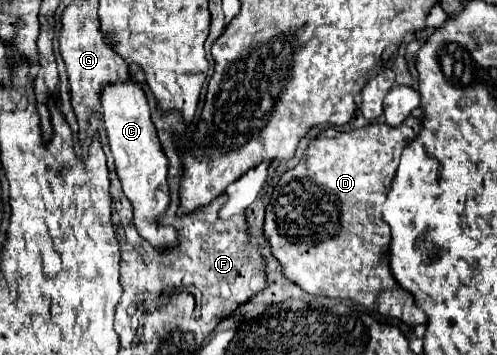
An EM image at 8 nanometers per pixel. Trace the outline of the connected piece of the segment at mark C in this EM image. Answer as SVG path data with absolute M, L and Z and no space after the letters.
M132 80L116 86L106 86L102 94L102 114L122 190L134 208L134 224L138 234L148 240L156 250L172 250L174 246L178 246L178 232L176 228L158 222L158 218L170 206L168 158L158 142L142 88Z

